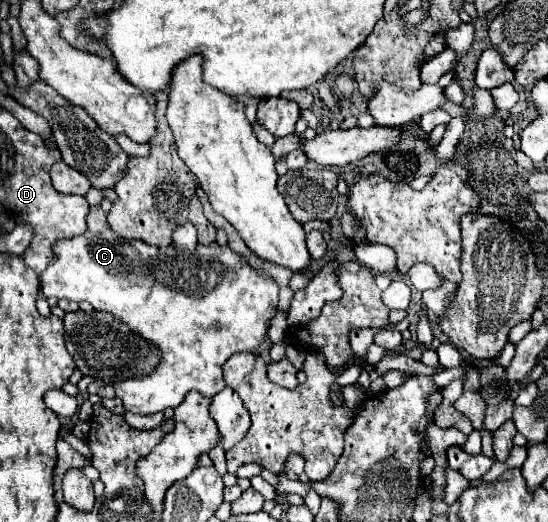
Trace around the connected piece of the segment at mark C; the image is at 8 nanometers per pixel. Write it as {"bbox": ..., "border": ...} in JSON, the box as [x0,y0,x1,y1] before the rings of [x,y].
{"bbox":[40,206,278,414],"border":[[[90,206],[88,230],[82,236],[56,242],[54,260],[50,262],[50,268],[42,272],[40,284],[46,298],[68,298],[76,302],[86,300],[94,306],[94,310],[114,314],[116,320],[134,330],[134,334],[142,334],[146,342],[160,350],[160,362],[152,374],[112,384],[116,398],[120,398],[124,408],[134,414],[152,414],[176,408],[190,390],[196,390],[206,398],[214,398],[214,394],[226,386],[222,378],[222,364],[236,352],[258,350],[278,308],[278,284],[252,268],[248,260],[234,252],[228,244],[198,244],[194,252],[178,252],[172,244],[168,248],[158,248],[146,244],[144,240],[122,240],[110,230],[100,206]]]}

